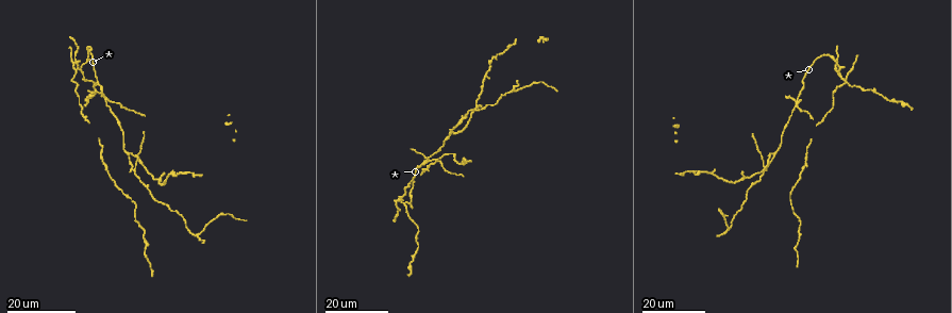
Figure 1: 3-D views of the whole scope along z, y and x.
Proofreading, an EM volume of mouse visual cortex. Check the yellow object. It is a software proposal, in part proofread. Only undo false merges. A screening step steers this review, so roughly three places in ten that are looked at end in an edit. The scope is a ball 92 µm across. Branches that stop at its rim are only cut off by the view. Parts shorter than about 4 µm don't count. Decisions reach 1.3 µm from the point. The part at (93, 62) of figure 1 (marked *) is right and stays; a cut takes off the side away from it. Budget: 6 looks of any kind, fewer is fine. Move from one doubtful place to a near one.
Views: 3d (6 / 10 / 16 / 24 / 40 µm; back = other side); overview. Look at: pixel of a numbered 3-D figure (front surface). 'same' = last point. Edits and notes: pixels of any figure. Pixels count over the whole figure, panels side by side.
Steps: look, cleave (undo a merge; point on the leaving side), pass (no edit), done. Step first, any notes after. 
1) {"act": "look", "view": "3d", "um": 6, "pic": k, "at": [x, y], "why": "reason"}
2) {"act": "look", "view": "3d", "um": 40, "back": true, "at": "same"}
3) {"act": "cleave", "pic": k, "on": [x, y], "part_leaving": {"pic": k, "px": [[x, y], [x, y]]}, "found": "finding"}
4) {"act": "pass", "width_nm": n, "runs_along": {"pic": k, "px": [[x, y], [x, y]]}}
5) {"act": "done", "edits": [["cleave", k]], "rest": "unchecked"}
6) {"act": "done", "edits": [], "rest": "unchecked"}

{"act": "look", "view": "3d", "um": 24, "pic": 1, "at": [80, 69], "why": "arms part here"}

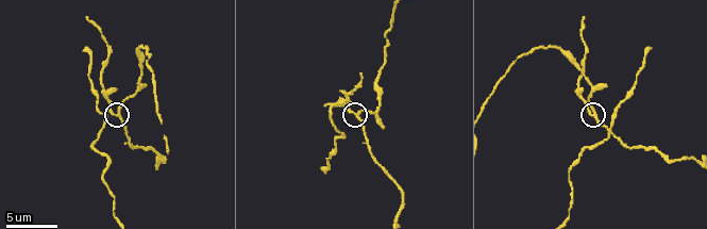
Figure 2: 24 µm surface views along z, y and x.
{"act": "look", "view": "3d", "um": 6, "pic": 2, "at": [593, 111]}

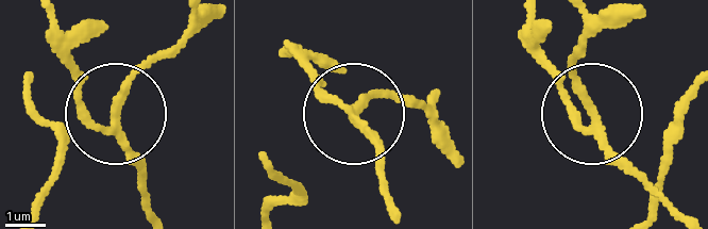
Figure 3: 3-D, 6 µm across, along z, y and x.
{"act": "cleave", "pic": 3, "on": [78, 97], "side_arm_um": 12, "part_leaving": {"pic": 3, "px": [[112, 135], [82, 104], [54, 13]]}, "found": "a second neuron is stuck on"}

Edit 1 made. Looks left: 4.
{"act": "look", "view": "3d", "um": 16, "pic": 1, "at": [798, 103], "why": "arms run side by side"}

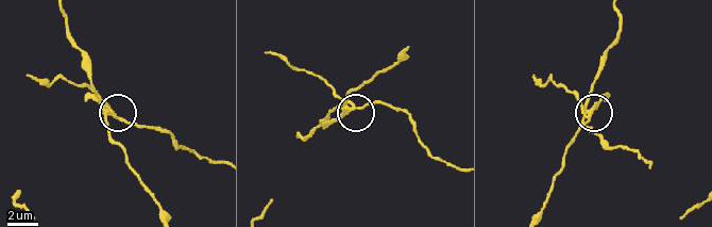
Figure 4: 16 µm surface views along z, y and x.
{"act": "look", "view": "3d", "um": 10, "pic": 4, "at": [344, 106], "why": "closer look"}

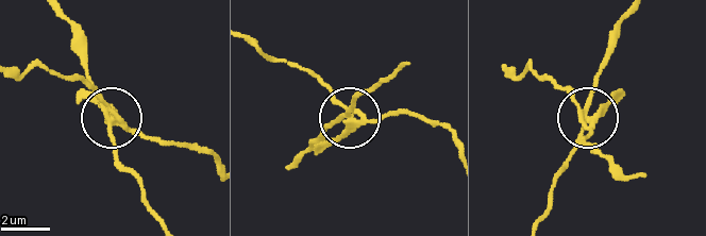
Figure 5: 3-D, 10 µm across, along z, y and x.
{"act": "cleave", "pic": 5, "on": [96, 88], "width_nm": 250, "part_leaving": {"pic": 5, "px": [[586, 120], [590, 129], [581, 139], [623, 169]]}, "found": "two neurons meet here"}

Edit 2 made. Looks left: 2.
{"act": "look", "view": "3d", "um": 16, "pic": 1, "at": [196, 234], "why": "arms part here"}

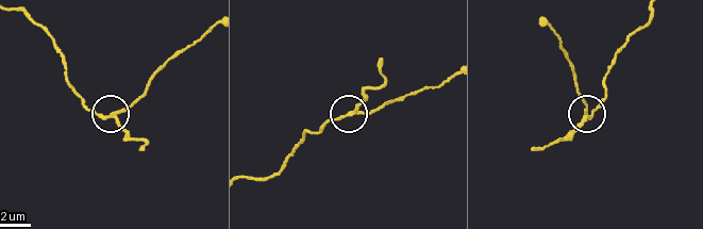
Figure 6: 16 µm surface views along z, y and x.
{"act": "look", "view": "3d", "um": 6, "pic": 6, "at": [355, 112]}

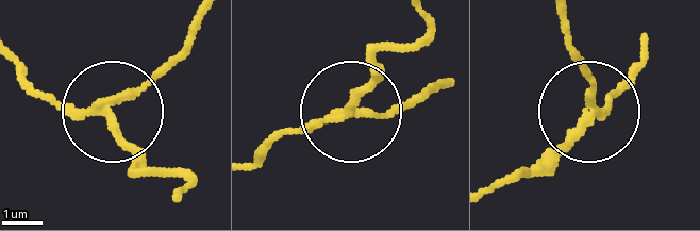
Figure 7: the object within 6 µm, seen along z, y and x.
{"act": "cleave", "pic": 7, "on": [164, 73], "side_arm_um": 5, "arms": 3, "found": "two neurons meet here"}

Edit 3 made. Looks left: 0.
{"act": "done", "edits": [["cleave", 3], ["cleave", 5], ["cleave", 7]], "rest": "unchecked"}

